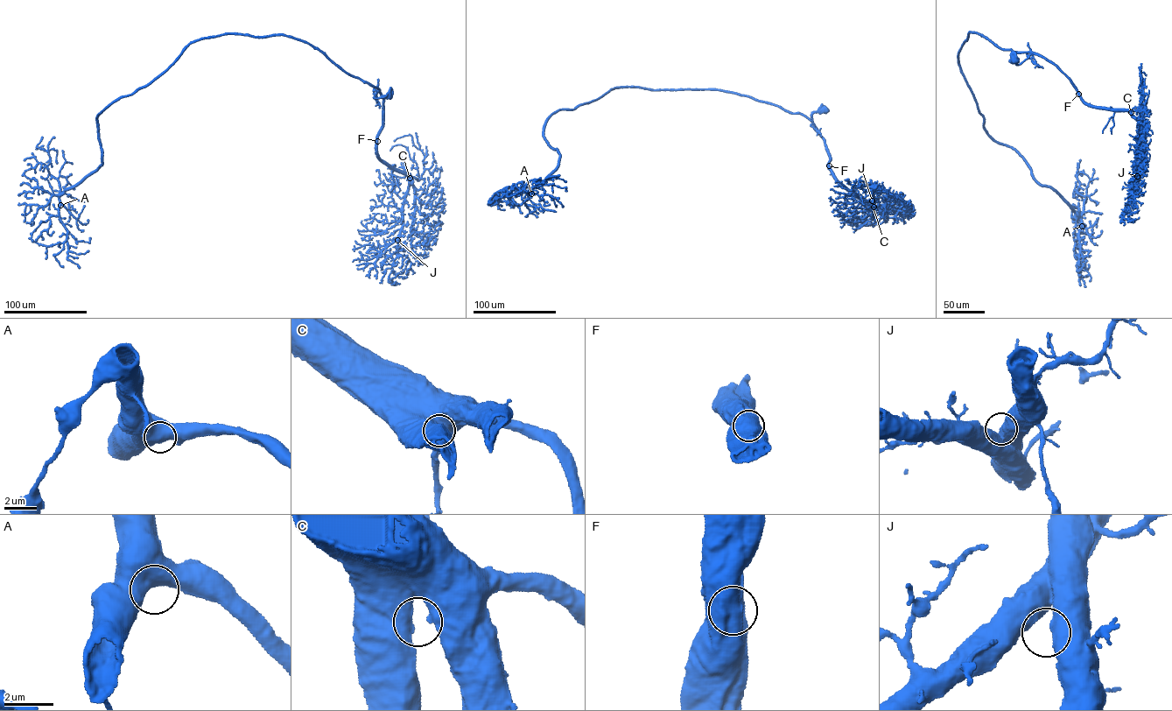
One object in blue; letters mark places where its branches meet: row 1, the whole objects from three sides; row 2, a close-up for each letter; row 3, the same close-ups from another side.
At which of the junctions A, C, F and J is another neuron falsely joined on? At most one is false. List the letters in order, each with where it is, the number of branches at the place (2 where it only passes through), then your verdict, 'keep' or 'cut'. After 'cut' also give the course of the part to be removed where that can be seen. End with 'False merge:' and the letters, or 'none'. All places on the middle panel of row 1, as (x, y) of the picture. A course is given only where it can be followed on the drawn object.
A: at (531, 193); 1 branches meet; keep
C: at (873, 207); 1 branches meet; keep
F: at (829, 165); 1 branches meet; keep
J: at (872, 200); 1 branches meet; keep
False merge: none

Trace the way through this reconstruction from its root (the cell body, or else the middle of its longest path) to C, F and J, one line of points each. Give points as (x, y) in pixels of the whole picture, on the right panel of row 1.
C: (1014, 59), (1020, 64), (1031, 53), (1047, 59), (1070, 80), (1084, 102), (1131, 112)
F: (1014, 59), (1020, 64), (1031, 53), (1047, 59), (1066, 75), (1079, 94)
J: (1014, 59), (1020, 64), (1031, 53), (1047, 59), (1070, 80), (1084, 102), (1130, 112), (1144, 134), (1137, 176)

